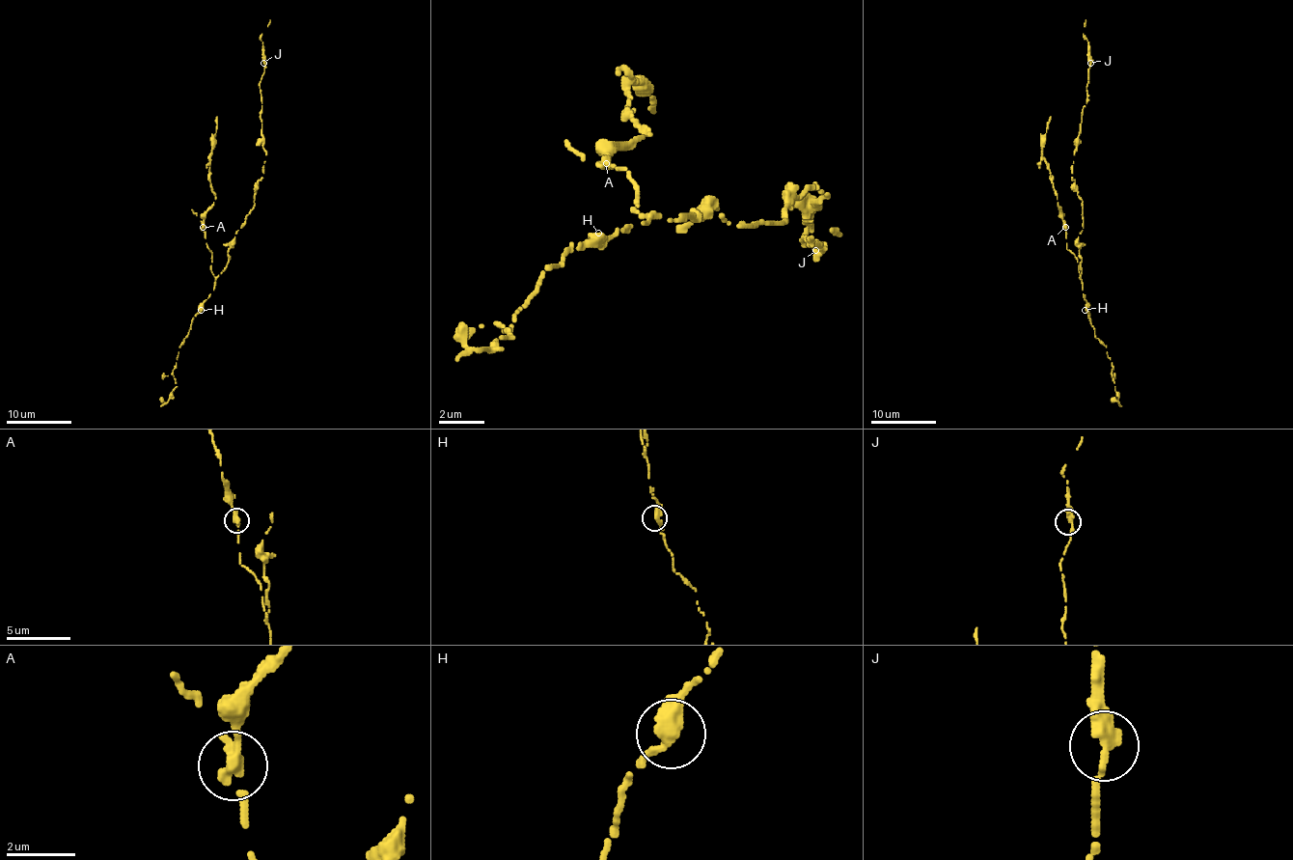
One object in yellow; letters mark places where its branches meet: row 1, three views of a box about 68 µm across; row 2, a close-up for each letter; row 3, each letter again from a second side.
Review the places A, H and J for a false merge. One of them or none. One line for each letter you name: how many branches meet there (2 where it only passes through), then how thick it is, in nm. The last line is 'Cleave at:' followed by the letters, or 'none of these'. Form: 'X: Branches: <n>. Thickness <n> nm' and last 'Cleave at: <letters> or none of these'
A: Branches: 2. Thickness 340 nm
Cleave at: A

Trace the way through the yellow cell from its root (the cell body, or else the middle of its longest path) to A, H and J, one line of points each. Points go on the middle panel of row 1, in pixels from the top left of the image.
A: (719, 215), (719, 210), (690, 210), (696, 221), (645, 215), (633, 210), (639, 187), (616, 164), (604, 164)
H: (719, 215), (719, 210), (690, 210), (696, 221), (655, 215), (610, 238), (598, 233)
J: (719, 215), (735, 227), (787, 221), (782, 210), (815, 187), (827, 193), (804, 221), (815, 250)

